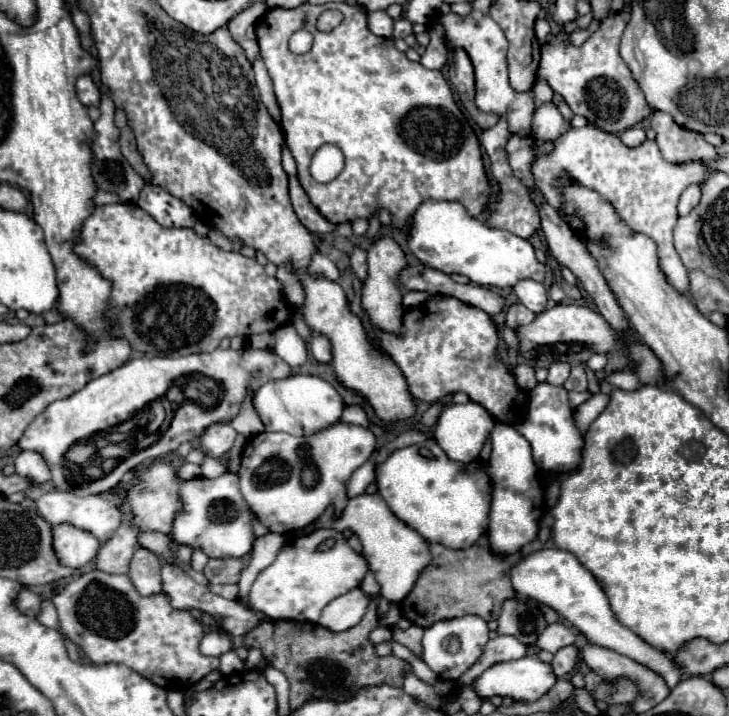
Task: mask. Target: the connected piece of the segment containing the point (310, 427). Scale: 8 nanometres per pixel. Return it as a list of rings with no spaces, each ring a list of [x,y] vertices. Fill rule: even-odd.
[[[292,375],[288,379],[280,381],[268,381],[254,393],[254,409],[258,411],[266,431],[284,431],[290,435],[314,435],[314,431],[324,431],[330,427],[330,423],[338,423],[342,417],[344,401],[338,395],[338,391],[324,379],[316,375]]]

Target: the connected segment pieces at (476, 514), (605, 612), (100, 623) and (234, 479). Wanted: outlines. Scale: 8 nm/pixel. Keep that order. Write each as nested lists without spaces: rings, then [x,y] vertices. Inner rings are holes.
[[[428,439],[422,445],[412,445],[394,451],[382,465],[376,467],[378,475],[378,493],[384,497],[388,507],[394,511],[398,519],[408,523],[412,529],[416,529],[426,541],[430,543],[442,543],[444,547],[458,549],[458,547],[470,547],[470,543],[478,541],[478,535],[482,531],[488,531],[488,513],[490,513],[490,501],[492,501],[492,483],[486,471],[482,471],[482,463],[474,461],[470,465],[452,461],[446,457],[446,453],[438,447],[434,439]],[[420,447],[428,449],[434,459],[422,457]]]
[[[540,549],[540,551],[528,555],[512,569],[512,585],[514,585],[516,593],[530,597],[538,603],[544,603],[544,605],[552,607],[556,613],[560,613],[562,617],[566,617],[580,633],[584,633],[588,637],[590,643],[612,649],[620,655],[626,655],[638,663],[646,665],[648,669],[662,675],[670,689],[678,685],[680,671],[676,669],[672,657],[664,651],[654,649],[652,645],[648,645],[638,635],[634,635],[630,629],[622,627],[616,621],[602,587],[598,585],[594,575],[590,575],[590,571],[586,571],[586,567],[572,553],[562,551],[562,549]]]
[[[94,569],[70,581],[60,593],[52,597],[52,603],[58,609],[62,635],[72,639],[76,645],[80,645],[92,663],[96,665],[122,663],[134,669],[136,673],[140,673],[142,677],[150,679],[152,683],[160,687],[166,685],[166,691],[186,691],[202,677],[206,677],[210,671],[216,671],[220,665],[218,657],[206,657],[200,653],[198,645],[204,637],[204,625],[192,615],[192,611],[174,609],[166,593],[148,595],[148,597],[138,595],[128,575],[110,575]]]
[[[224,473],[216,479],[196,477],[184,481],[178,489],[178,499],[182,509],[174,517],[172,539],[180,545],[188,545],[192,549],[200,549],[206,557],[244,557],[252,551],[254,533],[252,533],[252,511],[248,503],[242,499],[238,489],[238,475]]]

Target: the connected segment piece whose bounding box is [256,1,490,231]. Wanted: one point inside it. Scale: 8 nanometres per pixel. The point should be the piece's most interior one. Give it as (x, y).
(404, 139)

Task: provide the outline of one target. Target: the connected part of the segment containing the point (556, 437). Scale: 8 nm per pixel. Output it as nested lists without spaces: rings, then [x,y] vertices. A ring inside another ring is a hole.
[[[538,383],[530,391],[528,415],[524,423],[516,425],[516,429],[530,441],[534,461],[542,471],[572,471],[580,463],[580,453],[584,439],[574,423],[572,409],[568,407],[568,393],[564,387],[554,387],[548,383]]]

